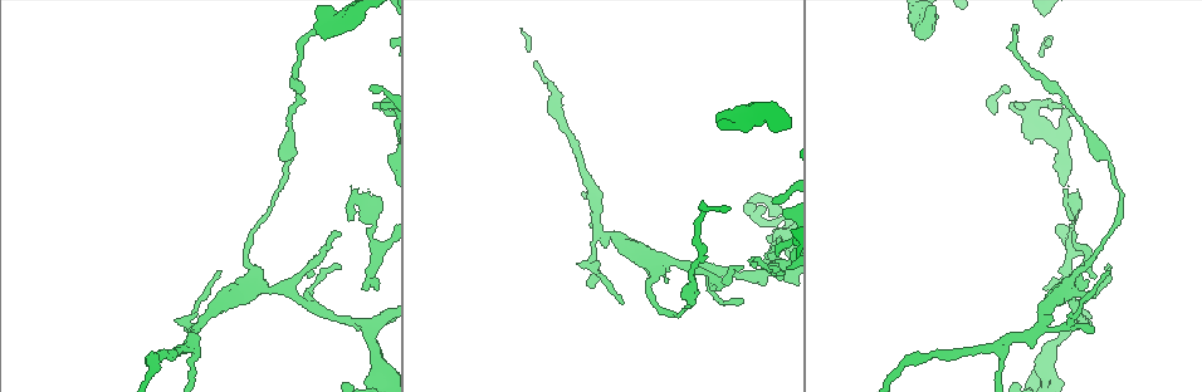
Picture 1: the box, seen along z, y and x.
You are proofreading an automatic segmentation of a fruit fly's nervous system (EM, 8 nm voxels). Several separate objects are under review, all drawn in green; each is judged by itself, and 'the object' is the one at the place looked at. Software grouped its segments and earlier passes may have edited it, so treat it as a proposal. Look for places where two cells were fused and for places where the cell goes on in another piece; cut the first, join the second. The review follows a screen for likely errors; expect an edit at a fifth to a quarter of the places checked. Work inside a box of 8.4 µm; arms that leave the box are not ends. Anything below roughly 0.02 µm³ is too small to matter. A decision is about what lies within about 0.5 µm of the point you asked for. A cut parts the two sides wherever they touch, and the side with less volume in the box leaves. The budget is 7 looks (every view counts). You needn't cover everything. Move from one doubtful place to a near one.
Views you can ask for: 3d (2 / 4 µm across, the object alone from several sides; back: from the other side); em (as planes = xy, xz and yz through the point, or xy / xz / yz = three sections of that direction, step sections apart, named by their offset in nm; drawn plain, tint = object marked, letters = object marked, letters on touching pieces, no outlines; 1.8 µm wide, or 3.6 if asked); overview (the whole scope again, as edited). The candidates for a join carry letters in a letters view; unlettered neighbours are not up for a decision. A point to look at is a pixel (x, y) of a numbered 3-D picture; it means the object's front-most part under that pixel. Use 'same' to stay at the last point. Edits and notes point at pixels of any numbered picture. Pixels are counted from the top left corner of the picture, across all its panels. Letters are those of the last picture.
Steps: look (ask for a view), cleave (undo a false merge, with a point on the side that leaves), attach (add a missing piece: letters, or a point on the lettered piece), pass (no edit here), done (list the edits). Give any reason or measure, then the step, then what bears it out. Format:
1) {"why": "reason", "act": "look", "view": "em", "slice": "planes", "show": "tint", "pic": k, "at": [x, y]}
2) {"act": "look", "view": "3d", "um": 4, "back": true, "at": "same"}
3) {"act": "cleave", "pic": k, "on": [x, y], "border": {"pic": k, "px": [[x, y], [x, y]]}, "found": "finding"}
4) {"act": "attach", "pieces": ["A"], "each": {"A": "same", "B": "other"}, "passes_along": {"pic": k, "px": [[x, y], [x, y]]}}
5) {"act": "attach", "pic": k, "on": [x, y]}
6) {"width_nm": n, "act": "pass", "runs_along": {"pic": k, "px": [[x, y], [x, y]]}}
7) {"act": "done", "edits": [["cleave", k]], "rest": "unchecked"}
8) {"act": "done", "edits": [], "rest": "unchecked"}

{"why": "abrupt turn", "act": "look", "view": "3d", "um": 4, "pic": 1, "at": [597, 230]}

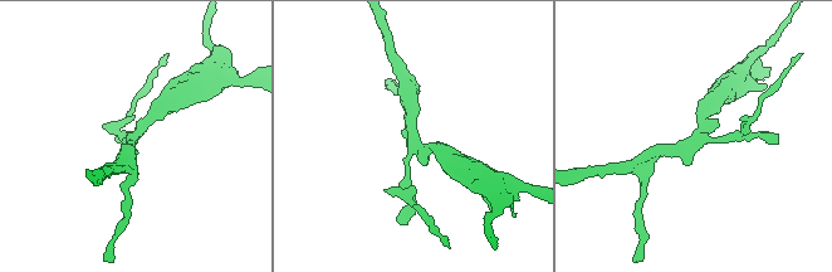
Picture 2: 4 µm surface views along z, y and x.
{"arms": 3, "why": "need the tissue", "act": "look", "view": "em", "slice": "planes", "show": "tint", "pic": 2, "at": [416, 143]}

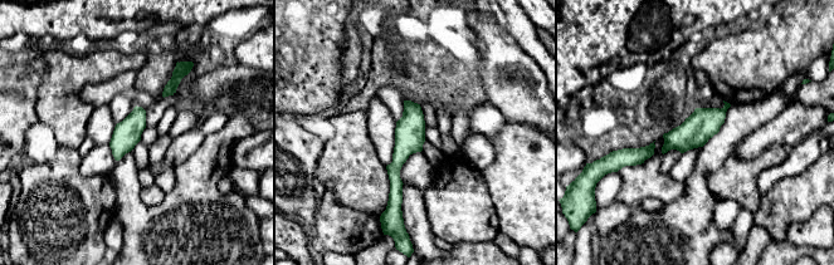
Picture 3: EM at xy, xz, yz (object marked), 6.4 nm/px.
{"act": "look", "view": "em", "slice": "planes", "show": "letters", "at": "same"}

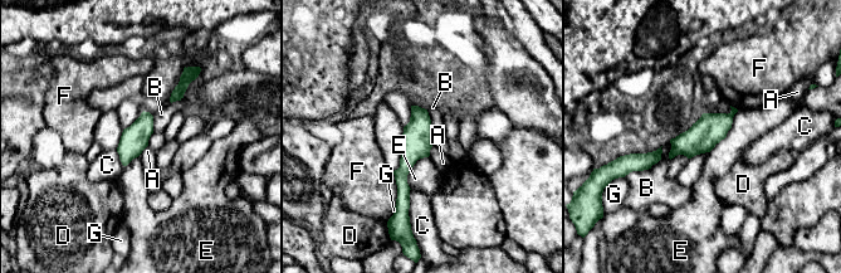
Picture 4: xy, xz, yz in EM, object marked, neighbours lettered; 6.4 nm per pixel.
{"act": "pass", "each": {"A": "other", "B": "other", "C": "other", "D": "other", "E": "other", "F": "other", "G": "other"}, "runs_along": {"pic": 4, "px": [[415, 108], [404, 209]]}, "found": "continuous, no second cell"}

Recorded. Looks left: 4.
{"why": "three arms meet", "act": "look", "view": "em", "slice": "xy", "step": 4, "show": "letters", "pic": 1, "at": [662, 267]}

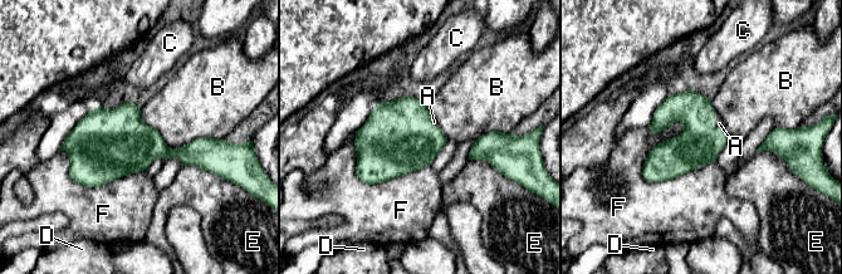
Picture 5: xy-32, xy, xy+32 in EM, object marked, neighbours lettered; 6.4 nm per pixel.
{"act": "attach", "pic": 5, "on": [719, 123], "each": {"A": "same", "B": "other", "C": "other", "D": "other", "E": "other", "F": "other"}, "found": "the cell continues"}

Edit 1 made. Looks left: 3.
{"act": "done", "edits": [["attach", 5]], "rest": "unchecked"}

